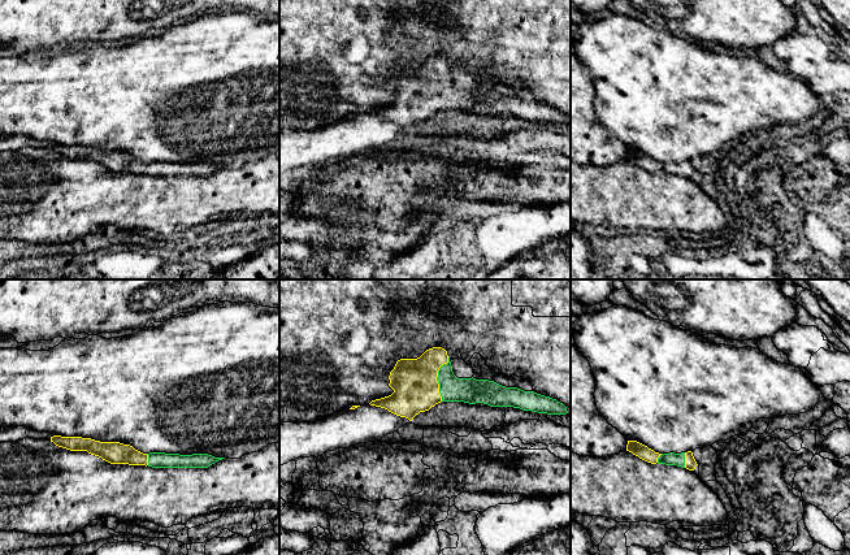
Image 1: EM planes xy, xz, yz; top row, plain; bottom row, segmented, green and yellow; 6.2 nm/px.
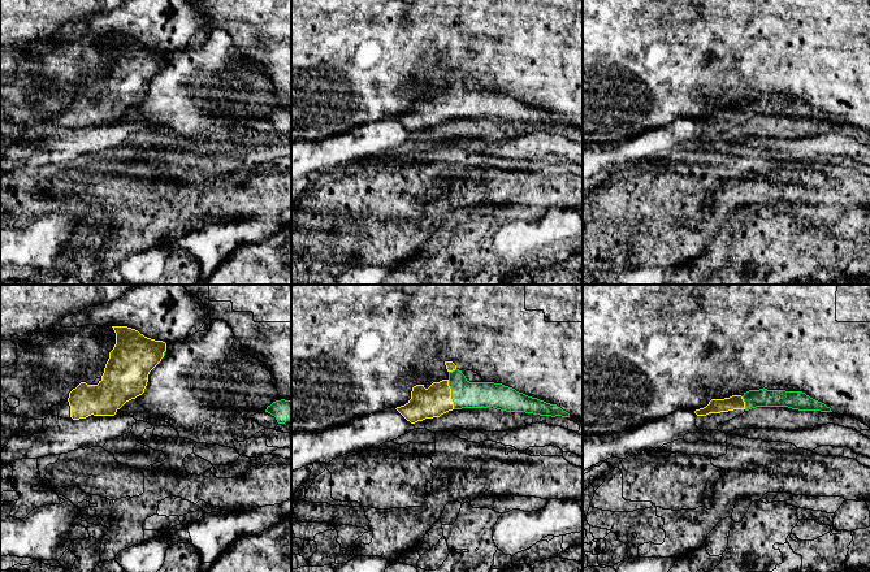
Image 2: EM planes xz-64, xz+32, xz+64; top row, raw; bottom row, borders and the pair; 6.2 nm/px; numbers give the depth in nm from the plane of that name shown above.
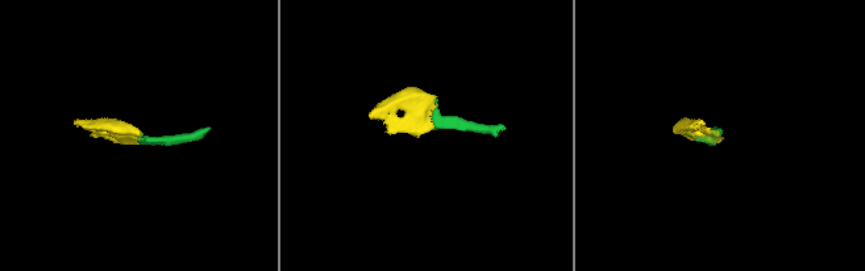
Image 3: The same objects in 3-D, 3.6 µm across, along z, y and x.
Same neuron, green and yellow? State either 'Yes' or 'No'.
Yes

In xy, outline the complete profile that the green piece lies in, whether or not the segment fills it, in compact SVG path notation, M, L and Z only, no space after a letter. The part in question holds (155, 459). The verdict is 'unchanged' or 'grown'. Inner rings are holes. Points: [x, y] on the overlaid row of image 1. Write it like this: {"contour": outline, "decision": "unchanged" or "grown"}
{"contour": "M26 426L0 428L0 442L17 442L23 438L49 439L56 446L70 451L87 451L110 464L148 465L152 468L208 468L225 458L208 454L143 454L130 445L120 442L100 442L82 437L61 437L47 432L38 432Z", "decision": "grown"}

